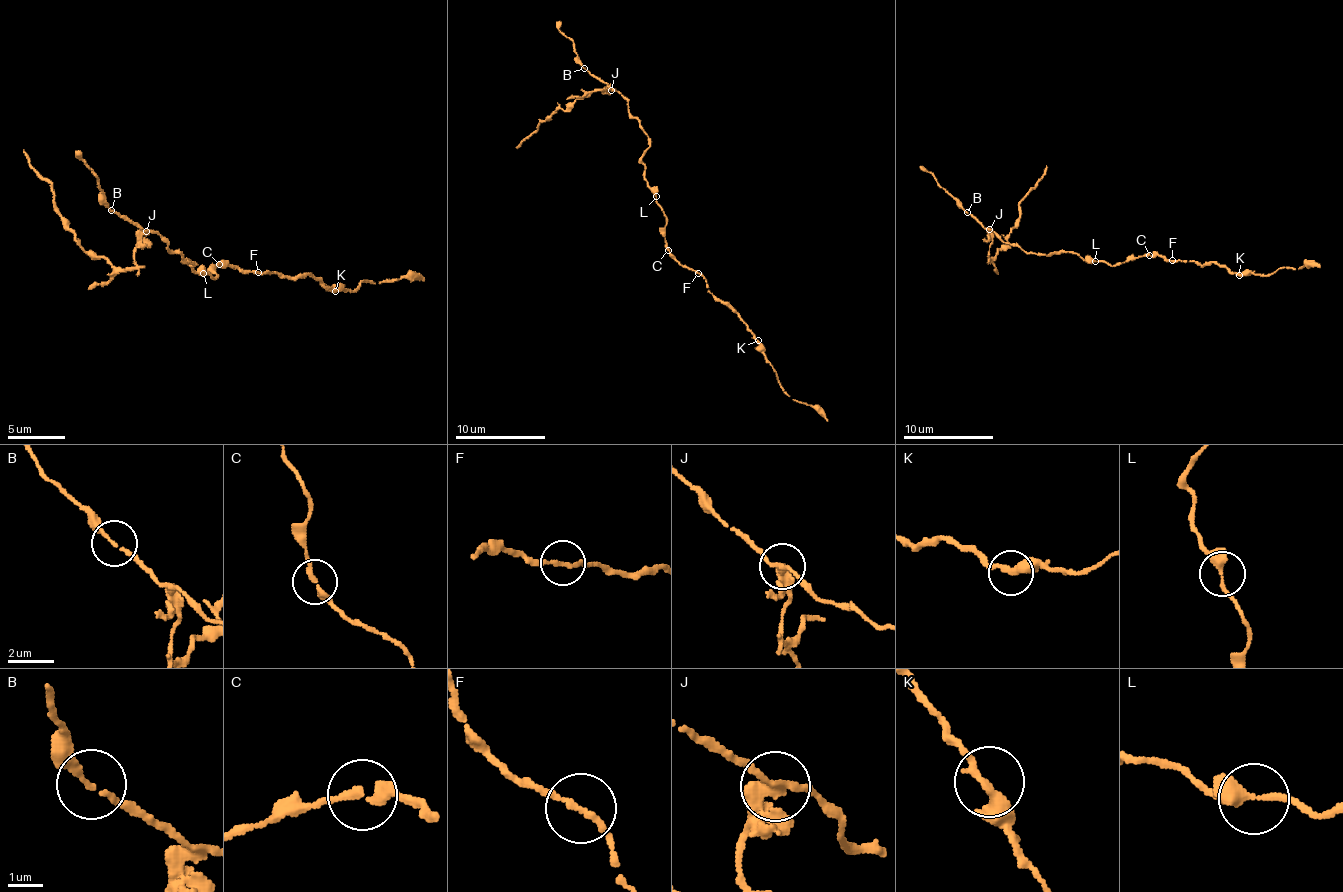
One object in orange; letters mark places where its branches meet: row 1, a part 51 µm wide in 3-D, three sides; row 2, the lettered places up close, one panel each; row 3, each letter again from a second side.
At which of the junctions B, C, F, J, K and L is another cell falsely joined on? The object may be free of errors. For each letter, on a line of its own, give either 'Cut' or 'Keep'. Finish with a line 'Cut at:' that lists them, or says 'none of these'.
B: Keep
C: Keep
F: Keep
J: Cut
K: Keep
L: Keep
Cut at: J

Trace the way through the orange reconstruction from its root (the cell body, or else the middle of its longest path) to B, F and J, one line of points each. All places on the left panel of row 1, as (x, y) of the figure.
B: (197, 271), (185, 262), (194, 262), (171, 254), (157, 233), (148, 233), (111, 210)
F: (197, 271), (214, 277), (217, 265), (257, 271)
J: (197, 271), (185, 262), (194, 262), (171, 254), (157, 233), (145, 231)

